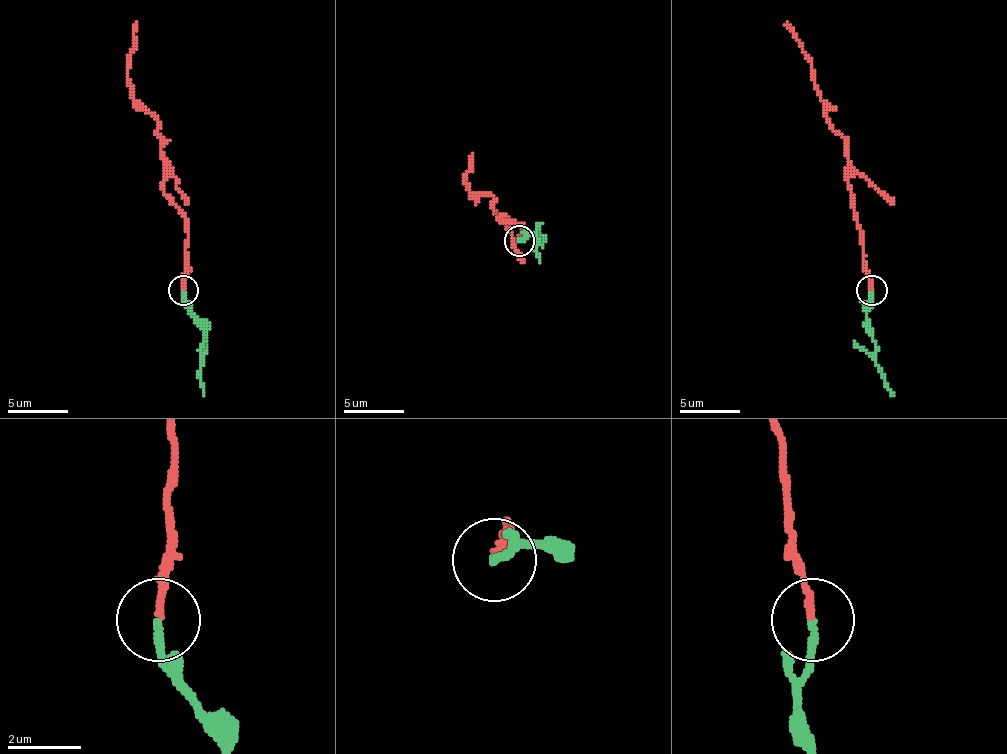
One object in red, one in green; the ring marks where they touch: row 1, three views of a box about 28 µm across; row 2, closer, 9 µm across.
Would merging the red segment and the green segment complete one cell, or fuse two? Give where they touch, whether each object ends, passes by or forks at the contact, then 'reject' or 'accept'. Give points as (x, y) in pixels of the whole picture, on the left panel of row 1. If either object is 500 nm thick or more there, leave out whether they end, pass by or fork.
place (183, 290); red ends; green ends; reject

